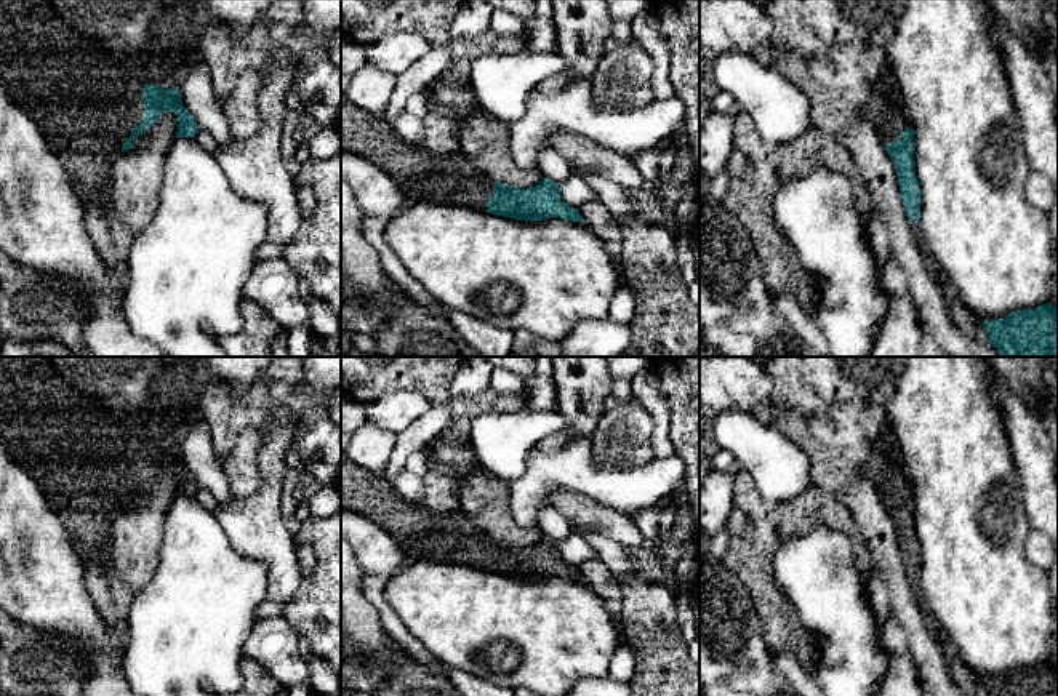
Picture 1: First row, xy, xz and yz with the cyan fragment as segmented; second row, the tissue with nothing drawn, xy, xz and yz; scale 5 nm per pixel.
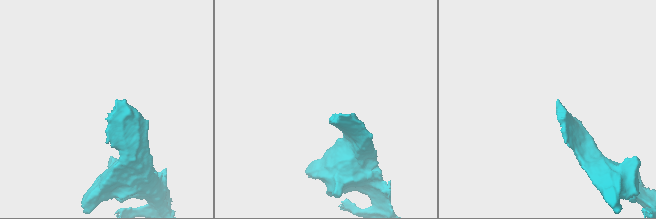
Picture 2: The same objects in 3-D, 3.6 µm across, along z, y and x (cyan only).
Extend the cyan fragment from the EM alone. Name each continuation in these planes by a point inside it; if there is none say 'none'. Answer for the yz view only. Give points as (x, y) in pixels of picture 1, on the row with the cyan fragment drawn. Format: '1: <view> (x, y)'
1: yz (885, 109)

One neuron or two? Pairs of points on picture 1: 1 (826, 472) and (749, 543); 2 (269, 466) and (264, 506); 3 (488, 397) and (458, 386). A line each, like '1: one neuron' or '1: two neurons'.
1: two neurons
2: one neuron
3: two neurons

